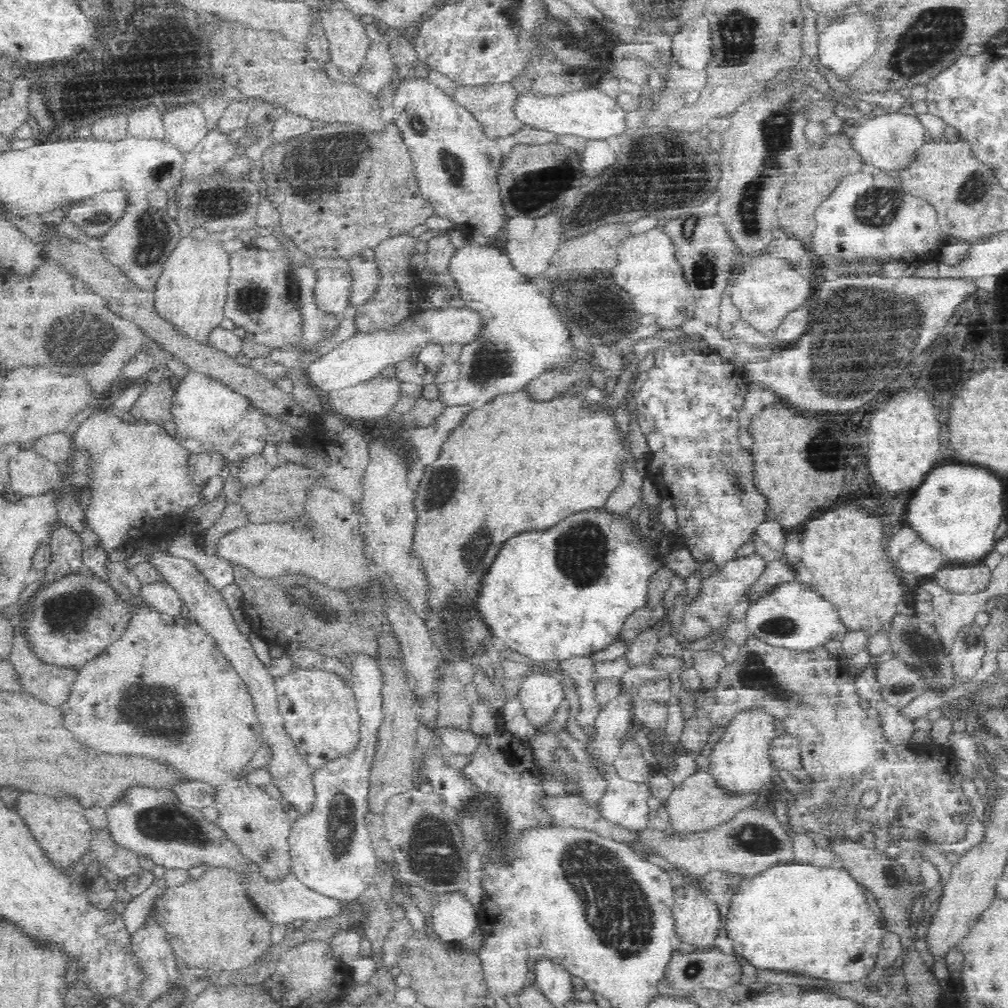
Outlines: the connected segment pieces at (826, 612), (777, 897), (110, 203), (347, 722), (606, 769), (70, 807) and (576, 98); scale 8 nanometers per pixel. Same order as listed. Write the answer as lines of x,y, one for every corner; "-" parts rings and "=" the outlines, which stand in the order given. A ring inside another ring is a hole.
786,581
774,585
767,593
747,601
747,605
745,621
752,636
777,647
811,649
832,638
840,641
846,632
834,605
803,582
=
778,864
768,868
765,872
754,877
744,877
738,888
738,892
734,894
731,900
729,913
724,923
727,935
732,939
734,951
736,954
746,958
752,966
763,970
770,968
772,970
786,970
786,972
794,972
794,974
804,974
804,976
812,976
812,978
822,978
827,981
853,983
864,980
876,964
876,958
883,944
885,931
879,927
878,916
870,909
863,886
854,881
845,869
839,866
818,867
812,864
=
102,192
74,201
66,208
66,217
76,228
92,238
100,238
120,218
127,203
128,192
=
294,665
283,675
273,677
273,681
283,728
310,768
316,771
357,745
359,714
353,685
344,675
320,667
=
599,762
599,768
603,770
603,775
607,778
608,786
604,797
600,800
600,807
596,809
609,822
618,824
628,830
642,832
649,829
650,808
648,808
648,798
651,796
648,783
637,783
622,778
615,769
613,763
=
20,794
16,802
16,814
24,820
30,829
30,835
42,849
43,855
48,858
48,863
58,871
70,872
74,864
82,859
89,850
92,839
92,826
86,820
82,806
74,800
38,796
38,794
=
598,89
568,92
562,96
538,96
537,94
519,94
518,118
524,124
532,124
532,128
552,130
556,134
574,134
586,136
589,140
613,140
616,136
628,130
626,126
626,112
606,93

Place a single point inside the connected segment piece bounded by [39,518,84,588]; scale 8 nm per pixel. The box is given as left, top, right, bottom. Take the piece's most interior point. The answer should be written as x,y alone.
66,548

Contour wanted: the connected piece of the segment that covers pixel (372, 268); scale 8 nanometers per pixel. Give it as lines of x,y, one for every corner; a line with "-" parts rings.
361,252
351,256
348,260
352,273
352,290
350,290
350,304
358,307
366,304
380,284
380,265
378,260
368,260

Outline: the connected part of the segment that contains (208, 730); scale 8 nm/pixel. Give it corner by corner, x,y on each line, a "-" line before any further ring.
144,601
132,603
129,613
122,636
81,666
70,696
62,704
66,726
90,748
108,754
162,758
182,770
190,780
216,784
216,808
220,810
216,824
228,832
244,855
261,865
270,881
282,880
284,874
292,870
288,852
292,828
288,814
280,802
264,794
262,788
248,783
247,775
242,773
263,740
262,727
256,718
255,704
247,684
217,647
215,640
196,622
181,615
160,612

